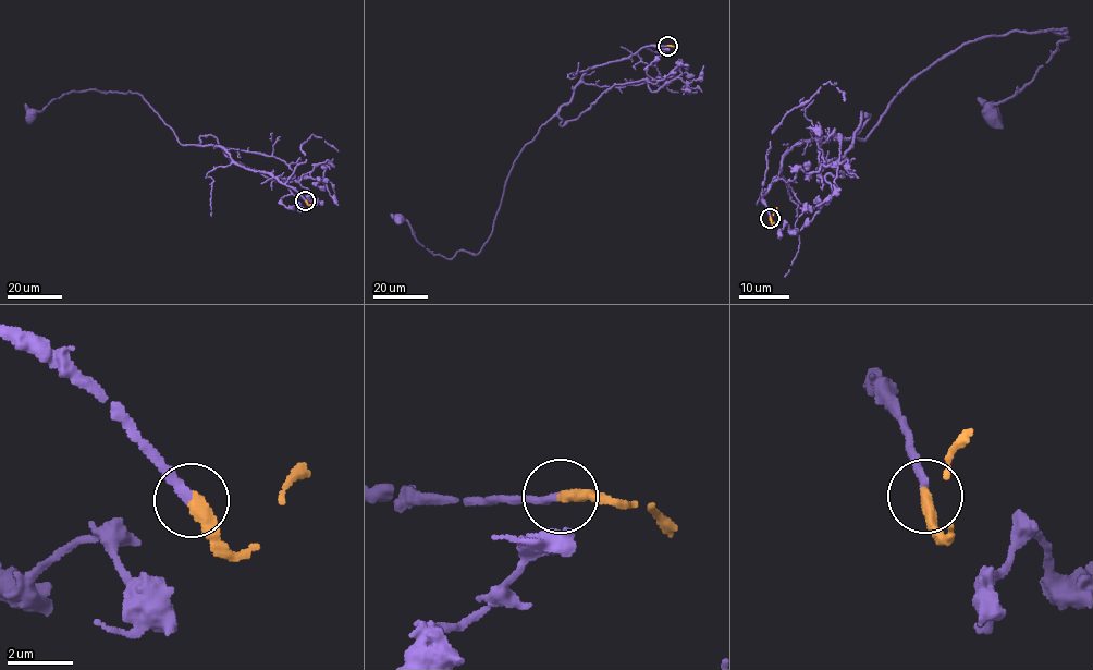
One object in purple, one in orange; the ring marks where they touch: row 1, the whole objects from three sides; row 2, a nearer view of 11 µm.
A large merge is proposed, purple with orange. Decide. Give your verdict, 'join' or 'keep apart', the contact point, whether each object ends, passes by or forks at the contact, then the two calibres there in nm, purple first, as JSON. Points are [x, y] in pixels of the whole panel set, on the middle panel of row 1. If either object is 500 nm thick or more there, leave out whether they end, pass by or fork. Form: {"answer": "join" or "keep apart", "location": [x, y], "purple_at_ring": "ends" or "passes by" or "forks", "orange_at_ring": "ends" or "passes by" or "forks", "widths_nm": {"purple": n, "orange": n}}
{"answer": "join", "location": [667, 46], "purple_at_ring": "ends", "orange_at_ring": "ends", "widths_nm": {"purple": 260, "orange": 420}}

